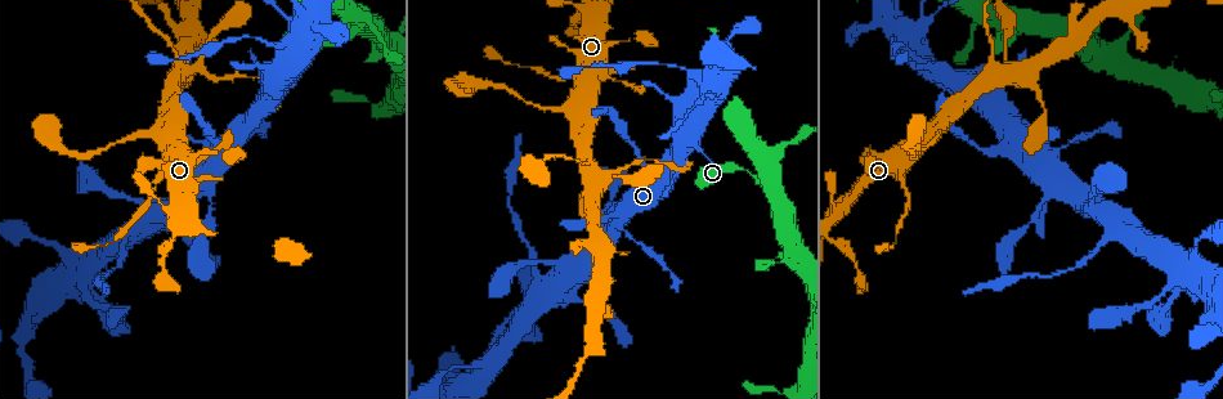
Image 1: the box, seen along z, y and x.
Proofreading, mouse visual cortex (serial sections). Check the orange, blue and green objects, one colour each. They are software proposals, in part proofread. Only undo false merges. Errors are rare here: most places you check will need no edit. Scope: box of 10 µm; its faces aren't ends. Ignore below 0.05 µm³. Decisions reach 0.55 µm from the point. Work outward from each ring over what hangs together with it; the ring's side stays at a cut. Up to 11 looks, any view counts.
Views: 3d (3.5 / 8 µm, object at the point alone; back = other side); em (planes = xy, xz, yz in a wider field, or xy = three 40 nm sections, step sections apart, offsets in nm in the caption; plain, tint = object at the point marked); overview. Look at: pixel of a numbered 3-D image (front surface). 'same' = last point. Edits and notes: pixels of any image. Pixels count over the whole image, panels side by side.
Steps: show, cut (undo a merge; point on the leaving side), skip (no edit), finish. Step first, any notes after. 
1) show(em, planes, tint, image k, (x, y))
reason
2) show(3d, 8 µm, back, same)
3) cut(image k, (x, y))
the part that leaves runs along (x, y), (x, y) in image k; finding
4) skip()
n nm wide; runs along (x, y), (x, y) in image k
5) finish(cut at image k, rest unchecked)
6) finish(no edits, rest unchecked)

show(3d, 3.5 µm, image 1, (1049, 193))
branch point

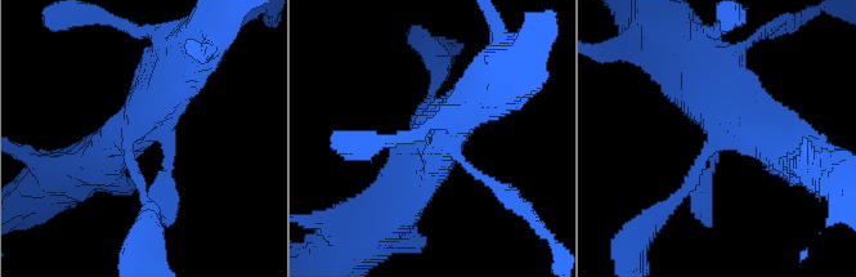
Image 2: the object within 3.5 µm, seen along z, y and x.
show(em, xy, step 2, tint, image 2, (720, 131))
now the EM

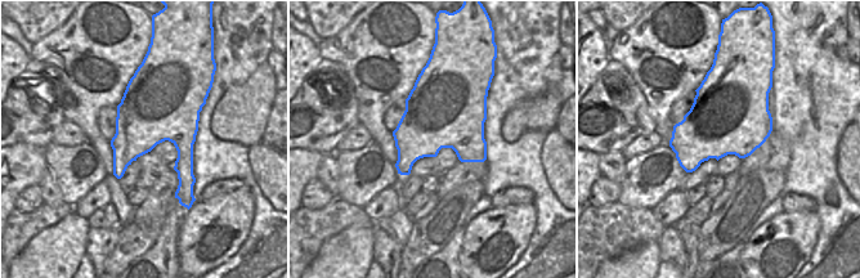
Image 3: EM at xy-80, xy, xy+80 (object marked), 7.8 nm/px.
skip()
one cell here

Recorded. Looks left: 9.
show(3d, 3.5 µm, image 1, (129, 230))

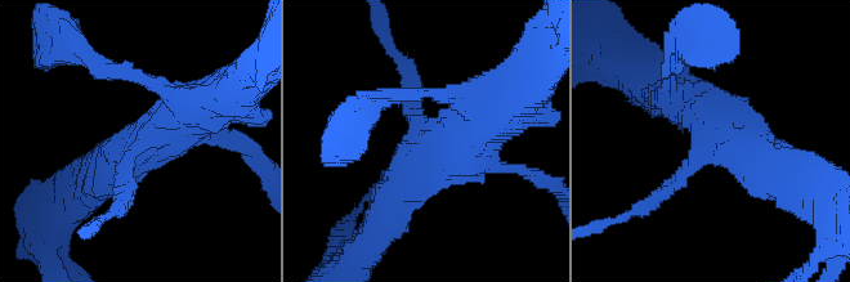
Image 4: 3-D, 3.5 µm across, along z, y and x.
show(em, xy, step 1, tint, image 4, (141, 144))

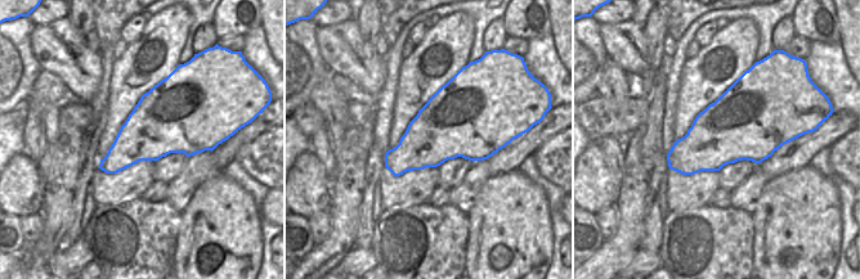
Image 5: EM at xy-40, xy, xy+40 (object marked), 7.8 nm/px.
skip()
arms of 150, 150, 500, 600 nm; all the same cell

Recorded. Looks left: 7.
show(3d, 3.5 µm, image 1, (161, 134))
a fork

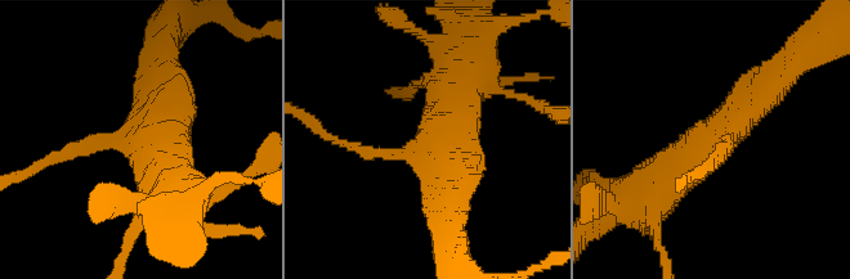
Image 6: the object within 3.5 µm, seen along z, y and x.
show(em, xy, step 1, tint, image 6, (425, 148))
3 arms; arms of 150, 400, 600 nm

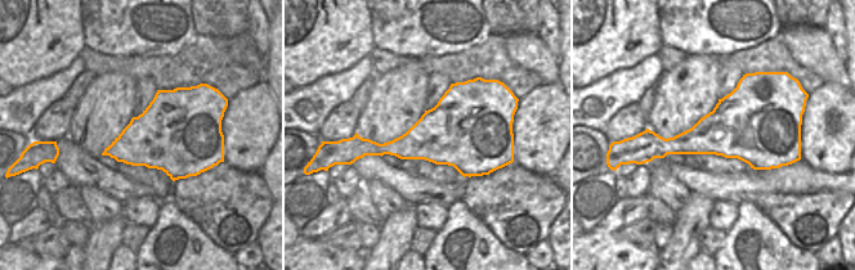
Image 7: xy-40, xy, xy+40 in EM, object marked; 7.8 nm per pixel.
skip()
runs along (657, 190), (782, 76) in image 6; one cell here

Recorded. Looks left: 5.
show(3d, 3.5 µm, image 1, (1006, 75))
small branch off a trunk

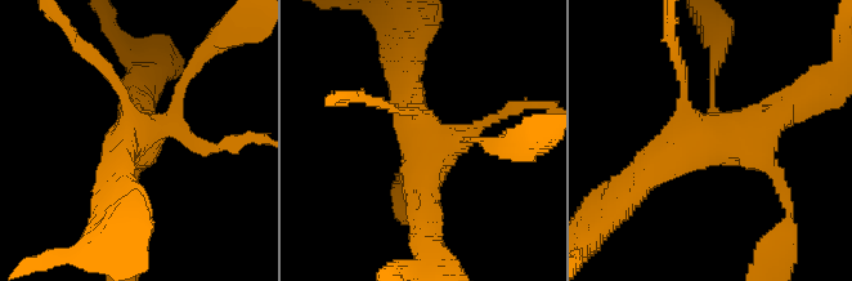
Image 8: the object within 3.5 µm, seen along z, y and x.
show(em, xy, step 1, tint, image 8, (422, 143))

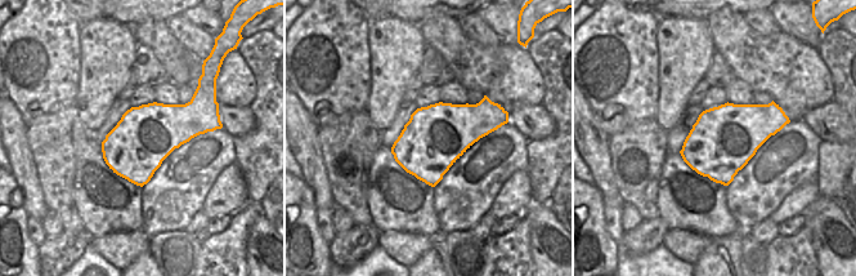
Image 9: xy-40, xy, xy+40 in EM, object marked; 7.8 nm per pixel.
skip()
runs along (645, 179), (790, 103) in image 8; continuous, no second cell

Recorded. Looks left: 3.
finish(no edits, rest unchecked)

